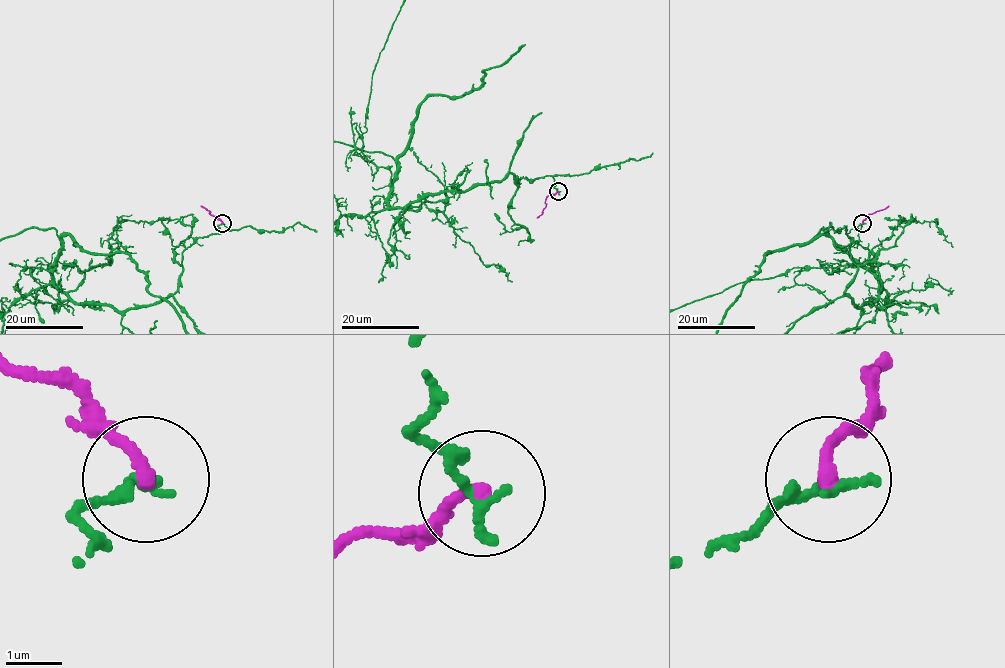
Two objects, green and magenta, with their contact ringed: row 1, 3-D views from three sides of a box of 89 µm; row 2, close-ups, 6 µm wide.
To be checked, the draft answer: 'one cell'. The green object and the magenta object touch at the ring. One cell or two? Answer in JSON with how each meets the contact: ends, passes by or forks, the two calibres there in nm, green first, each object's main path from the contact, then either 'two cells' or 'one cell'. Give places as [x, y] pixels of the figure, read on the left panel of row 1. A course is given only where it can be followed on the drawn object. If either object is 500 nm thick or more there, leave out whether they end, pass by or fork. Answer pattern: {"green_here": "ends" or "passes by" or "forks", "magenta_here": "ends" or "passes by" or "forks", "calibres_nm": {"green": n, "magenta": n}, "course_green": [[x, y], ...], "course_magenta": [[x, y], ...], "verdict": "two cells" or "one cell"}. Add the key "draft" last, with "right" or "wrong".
{"green_here": "ends", "magenta_here": "ends", "calibres_nm": {"green": 240, "magenta": 260}, "course_green": [[222, 223], [182, 253], [173, 293], [122, 311], [75, 303], [56, 284], [53, 228]], "course_magenta": [[223, 223], [200, 206]], "verdict": "two cells", "draft": "wrong"}

